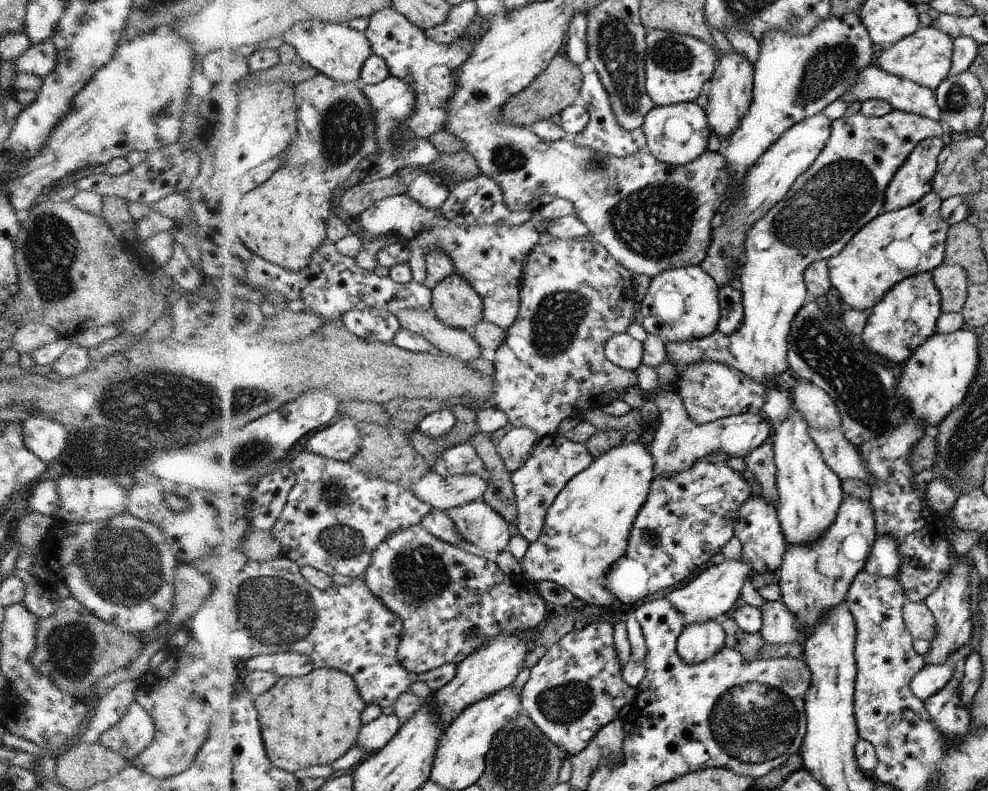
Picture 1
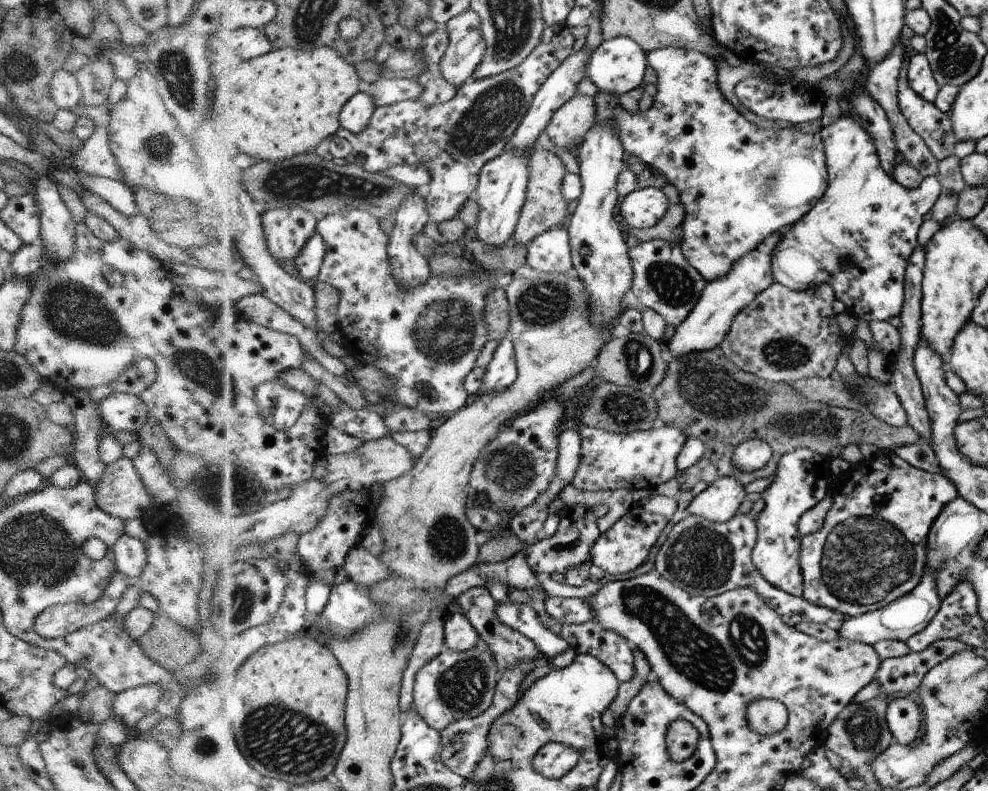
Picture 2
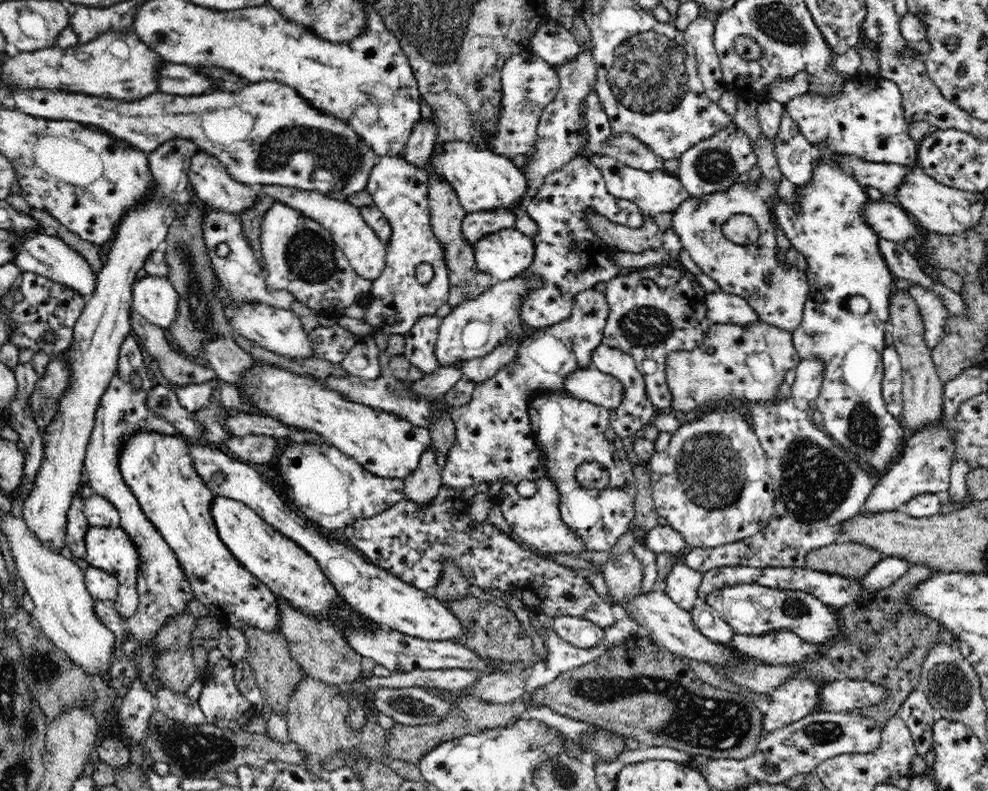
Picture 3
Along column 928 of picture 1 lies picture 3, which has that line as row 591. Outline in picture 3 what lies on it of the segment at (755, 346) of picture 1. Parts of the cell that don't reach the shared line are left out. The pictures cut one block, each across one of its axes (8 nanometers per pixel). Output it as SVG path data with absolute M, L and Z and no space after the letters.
M89 526L86 534L87 553L84 562L112 574L117 581L117 598L114 601L114 610L121 618L131 617L139 603L139 591L137 582L139 580L138 547L131 541L130 535L122 530L122 527L93 527Z

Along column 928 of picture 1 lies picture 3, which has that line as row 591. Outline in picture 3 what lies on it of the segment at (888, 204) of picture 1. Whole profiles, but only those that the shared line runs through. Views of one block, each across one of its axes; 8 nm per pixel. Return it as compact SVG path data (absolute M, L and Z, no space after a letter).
M129 335L122 343L118 370L104 394L101 395L100 403L96 408L95 426L83 462L86 484L95 490L95 494L107 498L117 508L120 517L119 526L130 535L131 541L135 542L141 562L137 582L139 603L136 612L131 617L121 618L113 606L109 607L106 602L95 600L95 613L99 621L114 633L115 650L112 656L114 662L112 662L110 674L104 676L103 679L116 689L130 686L130 682L138 676L138 659L126 655L123 642L131 638L137 650L140 650L140 644L156 636L163 624L169 622L177 614L189 613L189 607L187 608L186 604L195 596L175 551L163 539L163 535L159 533L151 519L144 514L137 498L132 494L131 487L123 481L123 475L119 469L120 450L136 434L159 432L162 436L164 434L179 436L176 428L161 420L160 417L153 416L152 412L145 408L145 394L152 387L152 382L148 378L144 356L142 356L143 350L138 343L139 340L134 335Z

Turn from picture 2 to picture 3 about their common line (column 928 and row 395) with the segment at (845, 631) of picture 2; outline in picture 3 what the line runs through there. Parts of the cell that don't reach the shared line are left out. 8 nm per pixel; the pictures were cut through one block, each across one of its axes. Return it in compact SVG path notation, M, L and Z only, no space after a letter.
M595 367L575 373L564 386L571 397L618 410L624 400L624 385L612 374L605 374Z

